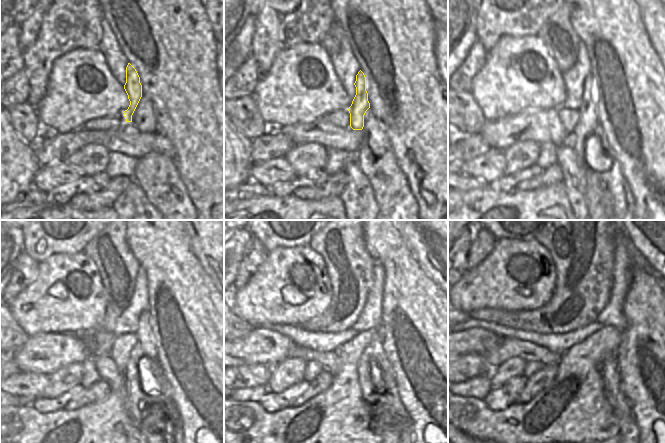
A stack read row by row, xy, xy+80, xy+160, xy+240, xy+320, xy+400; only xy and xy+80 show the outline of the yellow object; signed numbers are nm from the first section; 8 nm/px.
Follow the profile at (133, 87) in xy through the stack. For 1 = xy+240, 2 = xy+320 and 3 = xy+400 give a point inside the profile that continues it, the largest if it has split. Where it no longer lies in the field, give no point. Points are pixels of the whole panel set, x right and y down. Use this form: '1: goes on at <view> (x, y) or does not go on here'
1: goes on at xy+240 (140, 405)
2: goes on at xy+320 (375, 374)
3: goes on at xy+400 (613, 391)

